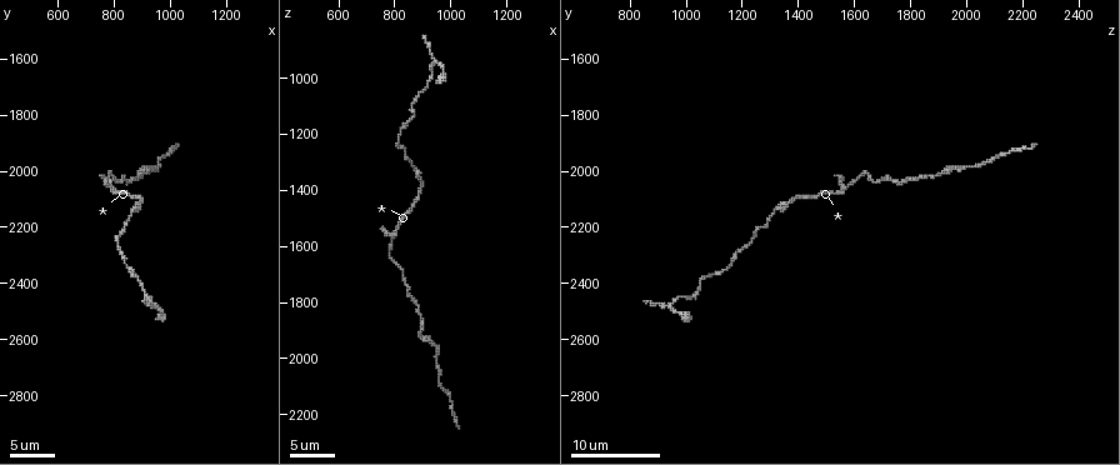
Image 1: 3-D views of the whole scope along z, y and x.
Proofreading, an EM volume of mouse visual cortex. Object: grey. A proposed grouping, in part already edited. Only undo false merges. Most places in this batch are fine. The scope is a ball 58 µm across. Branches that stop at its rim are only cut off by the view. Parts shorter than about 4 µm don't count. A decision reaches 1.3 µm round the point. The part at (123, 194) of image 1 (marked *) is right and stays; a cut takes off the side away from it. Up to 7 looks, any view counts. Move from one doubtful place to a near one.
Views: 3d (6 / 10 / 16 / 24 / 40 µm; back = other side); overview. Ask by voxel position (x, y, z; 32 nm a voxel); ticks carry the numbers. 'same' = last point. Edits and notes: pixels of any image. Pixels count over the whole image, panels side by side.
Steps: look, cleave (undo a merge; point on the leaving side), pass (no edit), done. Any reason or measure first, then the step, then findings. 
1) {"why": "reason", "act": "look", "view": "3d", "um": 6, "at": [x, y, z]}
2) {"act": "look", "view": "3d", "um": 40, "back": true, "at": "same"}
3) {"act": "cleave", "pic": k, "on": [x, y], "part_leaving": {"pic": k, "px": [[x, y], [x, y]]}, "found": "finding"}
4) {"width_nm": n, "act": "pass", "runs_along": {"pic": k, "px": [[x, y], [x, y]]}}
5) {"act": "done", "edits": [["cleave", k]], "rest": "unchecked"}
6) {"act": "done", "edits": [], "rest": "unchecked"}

{"why": "thick turns thin", "act": "look", "view": "3d", "um": 6, "at": [880, 2130, 1320]}

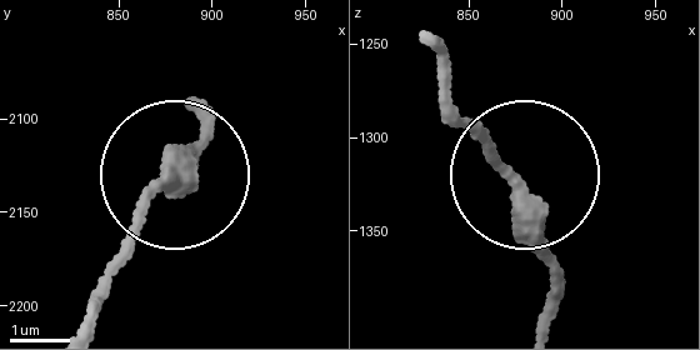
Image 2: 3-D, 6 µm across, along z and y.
{"act": "pass", "runs_along": {"pic": 2, "px": [[185, 111], [200, 126], [101, 300]]}, "found": "continuous, no second neuron"}

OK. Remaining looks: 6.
{"why": "side arm on a straight run", "act": "look", "view": "3d", "um": 16, "at": [790, 2060, 1570]}

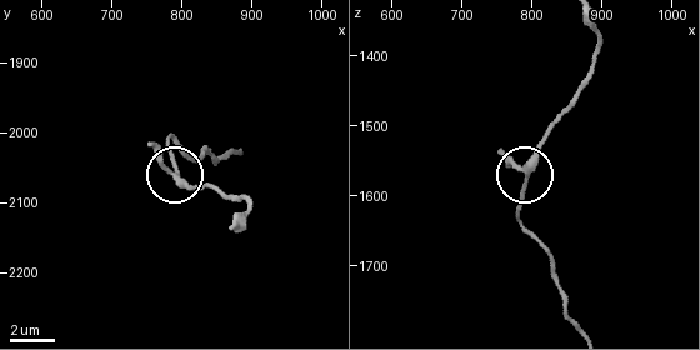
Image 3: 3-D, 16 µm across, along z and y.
{"arms": 3, "act": "pass", "runs_along": {"pic": 3, "px": [[203, 189], [189, 186], [176, 174], [169, 134]]}, "found": "one neuron here"}

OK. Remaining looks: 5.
{"why": "sudden change in width", "act": "look", "view": "3d", "um": 16, "at": [910, 2420, 1050]}

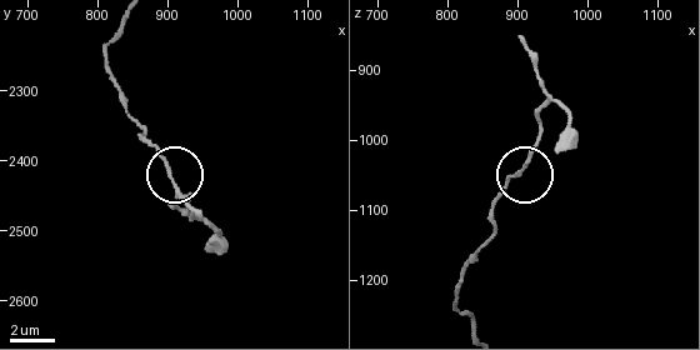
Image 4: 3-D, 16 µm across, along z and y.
{"act": "pass", "runs_along": {"pic": 4, "px": [[124, 23], [108, 68], [141, 138], [191, 204]]}, "found": "one neuron here"}

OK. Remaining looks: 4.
{"act": "done", "edits": [], "rest": "unchecked"}

